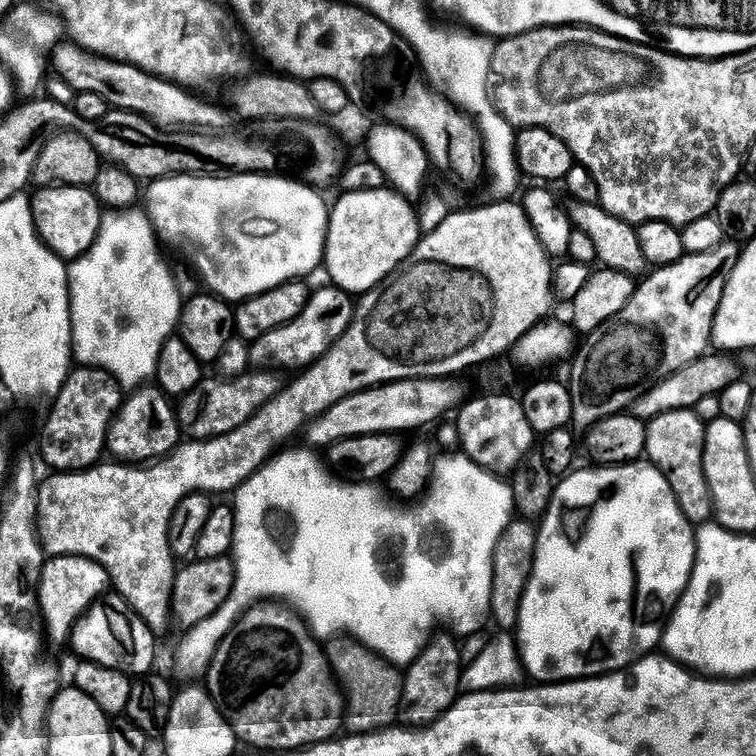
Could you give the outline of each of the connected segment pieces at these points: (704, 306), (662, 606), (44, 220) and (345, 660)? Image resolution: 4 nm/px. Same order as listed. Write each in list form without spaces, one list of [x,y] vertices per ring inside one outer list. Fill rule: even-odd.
[[[725,242],[706,254],[685,254],[677,264],[657,268],[639,281],[628,304],[620,313],[628,316],[628,320],[636,320],[636,316],[640,316],[640,320],[660,320],[660,324],[668,324],[668,328],[660,328],[660,332],[664,332],[664,340],[672,344],[668,368],[677,372],[701,359],[709,351],[712,323],[722,302],[726,282],[734,266],[738,266],[741,251],[739,243]]]
[[[640,460],[623,465],[598,466],[594,469],[596,470],[577,469],[555,485],[551,506],[543,517],[537,533],[535,562],[527,592],[523,596],[516,632],[525,671],[538,679],[535,681],[544,684],[611,675],[613,672],[625,671],[640,659],[651,655],[663,641],[667,621],[675,611],[685,589],[688,588],[689,579],[696,565],[695,529],[681,510],[680,501],[670,490],[670,482],[666,482],[665,476],[655,464]]]
[[[57,186],[37,191],[31,197],[32,217],[36,220],[36,231],[48,249],[65,262],[77,260],[94,246],[102,223],[102,204],[91,187],[66,188]]]
[[[336,638],[326,655],[346,701],[346,728],[352,734],[379,732],[397,723],[404,697],[404,676],[382,656],[348,638]]]

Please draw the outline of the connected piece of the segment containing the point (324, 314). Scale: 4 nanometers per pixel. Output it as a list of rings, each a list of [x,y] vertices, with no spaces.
[[[327,286],[311,293],[306,310],[286,326],[262,334],[262,338],[251,341],[252,362],[260,370],[285,370],[312,366],[341,340],[356,319],[357,305],[353,297],[338,287]]]

